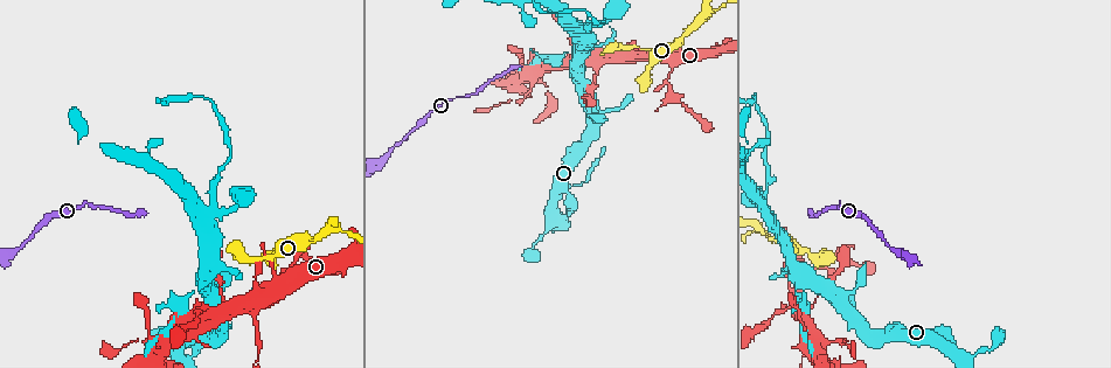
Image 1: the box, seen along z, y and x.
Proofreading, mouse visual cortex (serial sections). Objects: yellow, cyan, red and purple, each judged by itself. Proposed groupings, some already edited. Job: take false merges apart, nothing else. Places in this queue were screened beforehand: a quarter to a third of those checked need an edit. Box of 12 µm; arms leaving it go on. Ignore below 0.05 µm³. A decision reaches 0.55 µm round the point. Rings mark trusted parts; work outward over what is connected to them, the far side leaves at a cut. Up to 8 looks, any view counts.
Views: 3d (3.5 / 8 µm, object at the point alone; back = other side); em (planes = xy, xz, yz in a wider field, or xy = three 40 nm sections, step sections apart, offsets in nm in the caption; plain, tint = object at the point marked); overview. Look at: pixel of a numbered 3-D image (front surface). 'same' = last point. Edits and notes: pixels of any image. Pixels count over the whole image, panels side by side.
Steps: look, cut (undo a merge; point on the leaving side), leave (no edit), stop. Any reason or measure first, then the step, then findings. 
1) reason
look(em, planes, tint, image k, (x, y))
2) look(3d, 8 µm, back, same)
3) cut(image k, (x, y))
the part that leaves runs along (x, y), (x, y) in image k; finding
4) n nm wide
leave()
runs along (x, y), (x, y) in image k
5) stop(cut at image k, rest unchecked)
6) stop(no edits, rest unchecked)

thin arm on a thick one
look(3d, 3.5 µm, image 1, (207, 216))

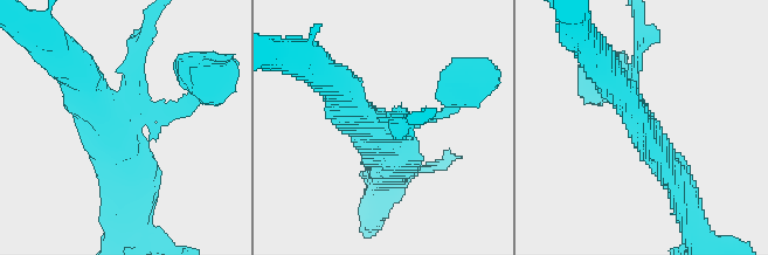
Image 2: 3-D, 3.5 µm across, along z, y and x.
4 arms; arms of 100, 150, 400, 400 nm
cut(image 2, (133, 52))
the part that leaves runs along (142, 109), (180, 112), (223, 69) in image 2; a second cell is stuck on

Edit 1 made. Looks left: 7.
look(3d, 3.5 µm, image 1, (221, 312))

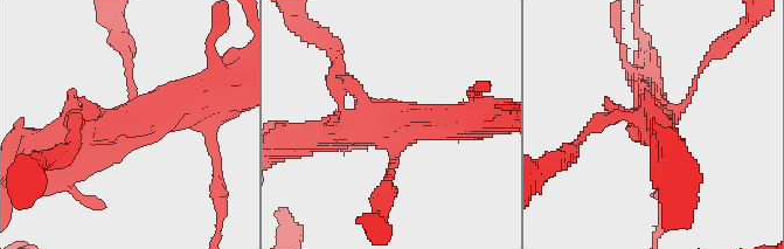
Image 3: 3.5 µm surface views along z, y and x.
shape alone is not enough
look(em, xy, step 1, tint, image 3, (121, 123))

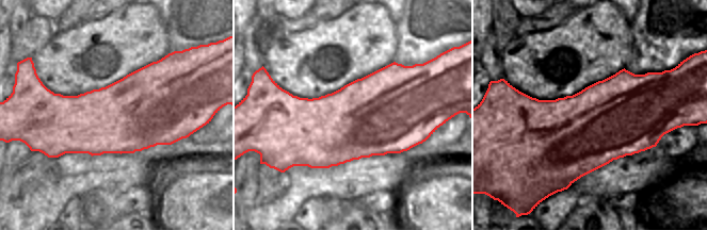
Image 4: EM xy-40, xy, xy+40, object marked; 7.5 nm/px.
leave()
runs along (194, 99), (119, 129), (47, 143) in image 3; all the same cell

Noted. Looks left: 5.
abrupt turn
look(3d, 3.5 µm, image 1, (535, 75))

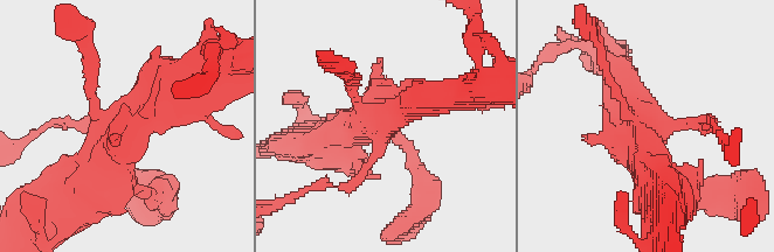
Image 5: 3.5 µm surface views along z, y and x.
look(em, xy, step 1, tint, image 5, (122, 123))

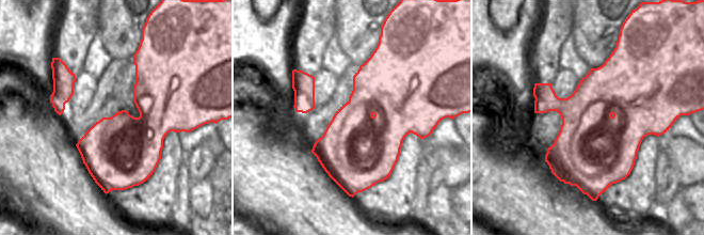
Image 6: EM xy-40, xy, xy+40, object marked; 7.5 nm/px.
another direction
look(em, xy, step 2, tint, same)

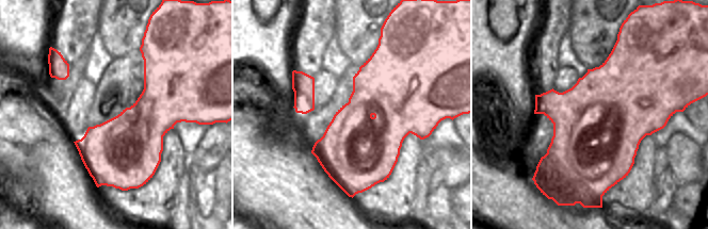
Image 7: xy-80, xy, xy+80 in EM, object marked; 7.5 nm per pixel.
leave()
runs along (178, 76), (70, 187) in image 5; all the same cell

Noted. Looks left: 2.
stop(cut at image 2, rest unchecked)

